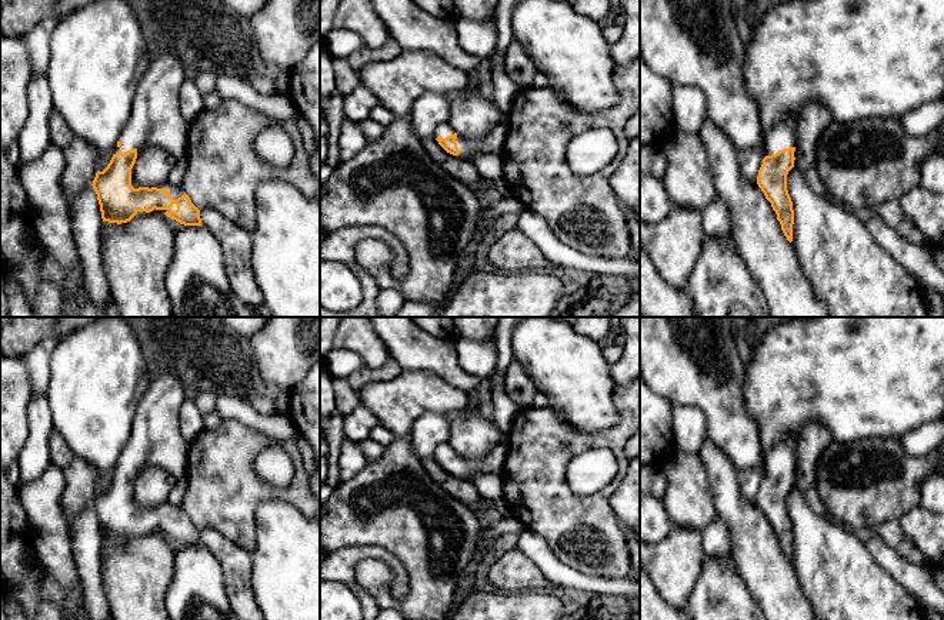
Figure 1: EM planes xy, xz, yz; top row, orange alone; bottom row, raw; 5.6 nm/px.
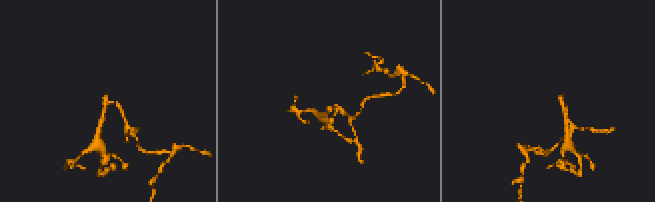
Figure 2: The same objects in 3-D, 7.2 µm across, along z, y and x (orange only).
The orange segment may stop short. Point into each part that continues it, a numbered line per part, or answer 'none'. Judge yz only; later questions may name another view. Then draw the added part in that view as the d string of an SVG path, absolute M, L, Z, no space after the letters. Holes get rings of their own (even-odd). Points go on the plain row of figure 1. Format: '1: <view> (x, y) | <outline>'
1: yz (783, 454) | M790 434L777 441L765 457L765 476L778 473L780 470L797 466L798 434Z

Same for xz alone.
1: xz (494, 460) | M496 446L486 457L478 460L468 460L457 454L456 463L460 474L456 476L460 480L471 481L478 473L496 473L500 474L507 459L507 449Z

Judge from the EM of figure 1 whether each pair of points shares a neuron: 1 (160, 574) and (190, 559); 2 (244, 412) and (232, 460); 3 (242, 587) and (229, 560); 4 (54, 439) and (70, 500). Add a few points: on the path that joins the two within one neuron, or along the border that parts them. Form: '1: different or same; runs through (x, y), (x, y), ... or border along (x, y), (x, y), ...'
1: different; border along (176, 552), (174, 574), (163, 599)
2: different; border along (223, 420), (239, 420), (262, 432), (270, 442)
3: same; runs through (237, 580), (236, 567)
4: same; runs through (62, 454), (73, 466), (73, 484)

